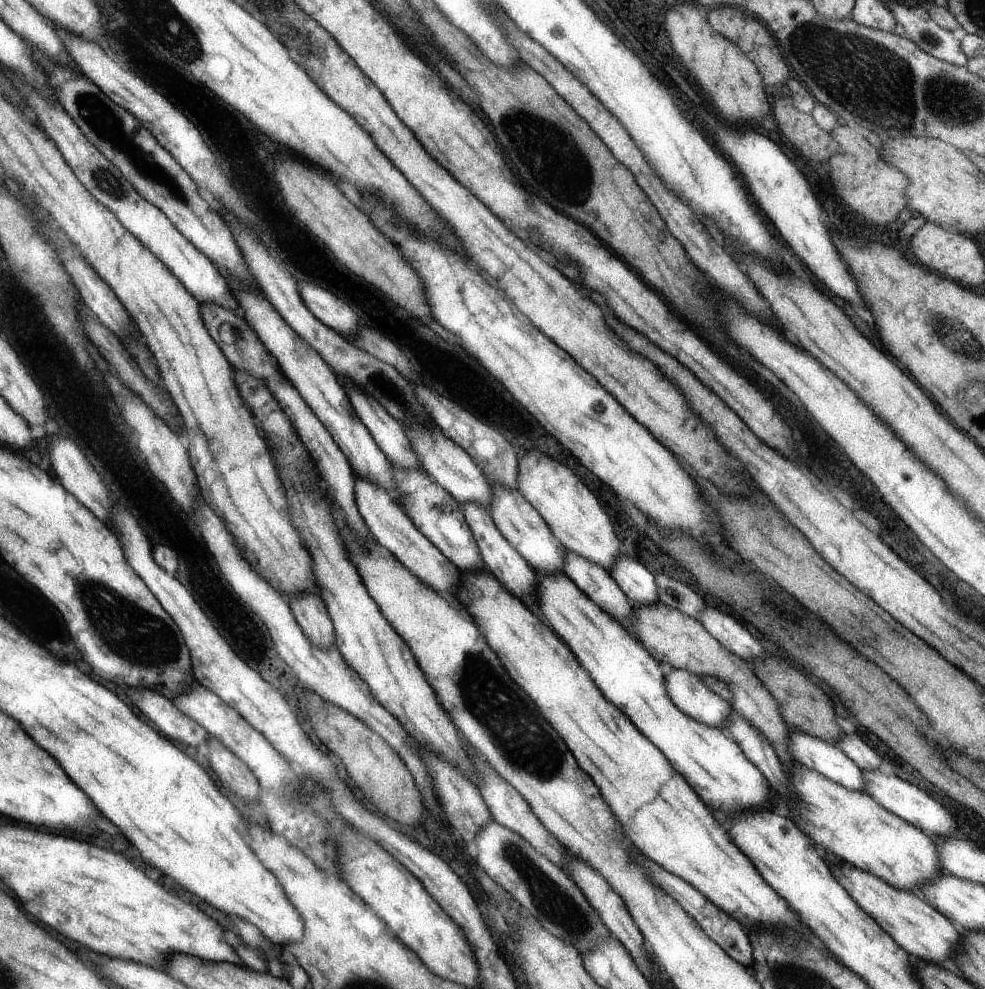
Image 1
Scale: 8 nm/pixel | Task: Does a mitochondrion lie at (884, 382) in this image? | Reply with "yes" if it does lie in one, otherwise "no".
no

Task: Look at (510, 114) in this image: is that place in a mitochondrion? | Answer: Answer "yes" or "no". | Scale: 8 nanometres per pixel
yes

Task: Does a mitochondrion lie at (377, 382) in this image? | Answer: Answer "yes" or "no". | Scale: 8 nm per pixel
yes

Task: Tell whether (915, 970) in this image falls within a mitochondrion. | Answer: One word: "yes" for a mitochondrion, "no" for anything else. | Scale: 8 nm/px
no

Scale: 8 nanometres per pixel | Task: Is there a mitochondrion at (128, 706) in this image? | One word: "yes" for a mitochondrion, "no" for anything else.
no

